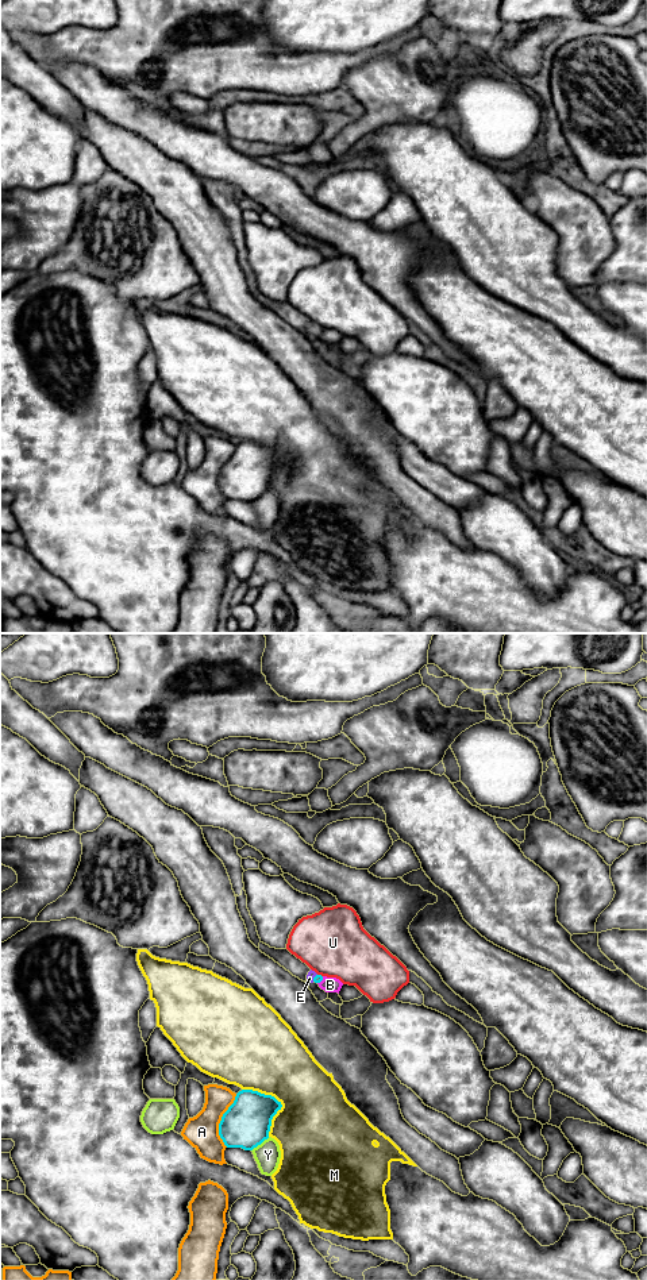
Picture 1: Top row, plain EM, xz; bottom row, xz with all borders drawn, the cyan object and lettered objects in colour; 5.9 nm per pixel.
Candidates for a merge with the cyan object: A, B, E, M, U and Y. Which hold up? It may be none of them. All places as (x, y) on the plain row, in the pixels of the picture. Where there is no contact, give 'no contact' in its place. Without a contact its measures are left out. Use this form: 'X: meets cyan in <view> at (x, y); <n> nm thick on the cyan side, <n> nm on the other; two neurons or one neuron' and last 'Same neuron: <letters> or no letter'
A: meets cyan in xz at (220, 473); 280 nm thick on the cyan side, 200 nm on the other; two neurons
B: meets cyan in xz at (320, 332); 50 nm thick on the cyan side, 100 nm on the other; two neurons
E: meets cyan in xz at (314, 330); 50 nm thick on the cyan side, 50 nm on the other; one neuron
M: meets cyan in xz at (277, 452); 280 nm thick on the cyan side, 420 nm on the other; two neurons
U: meets cyan in xz at (320, 327); 50 nm thick on the cyan side, 400 nm on the other; two neurons
Y: meets cyan in xz at (260, 496); 280 nm thick on the cyan side, 150 nm on the other; two neurons
Same neuron: E

